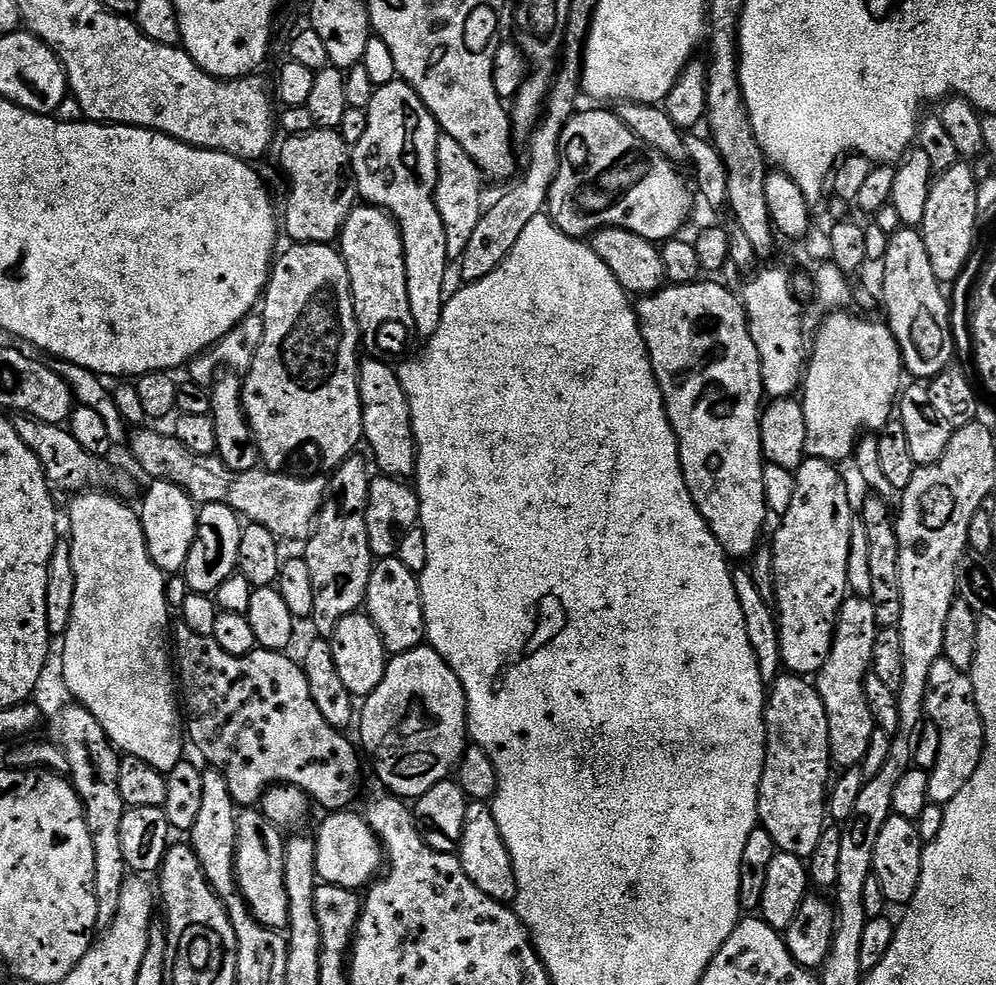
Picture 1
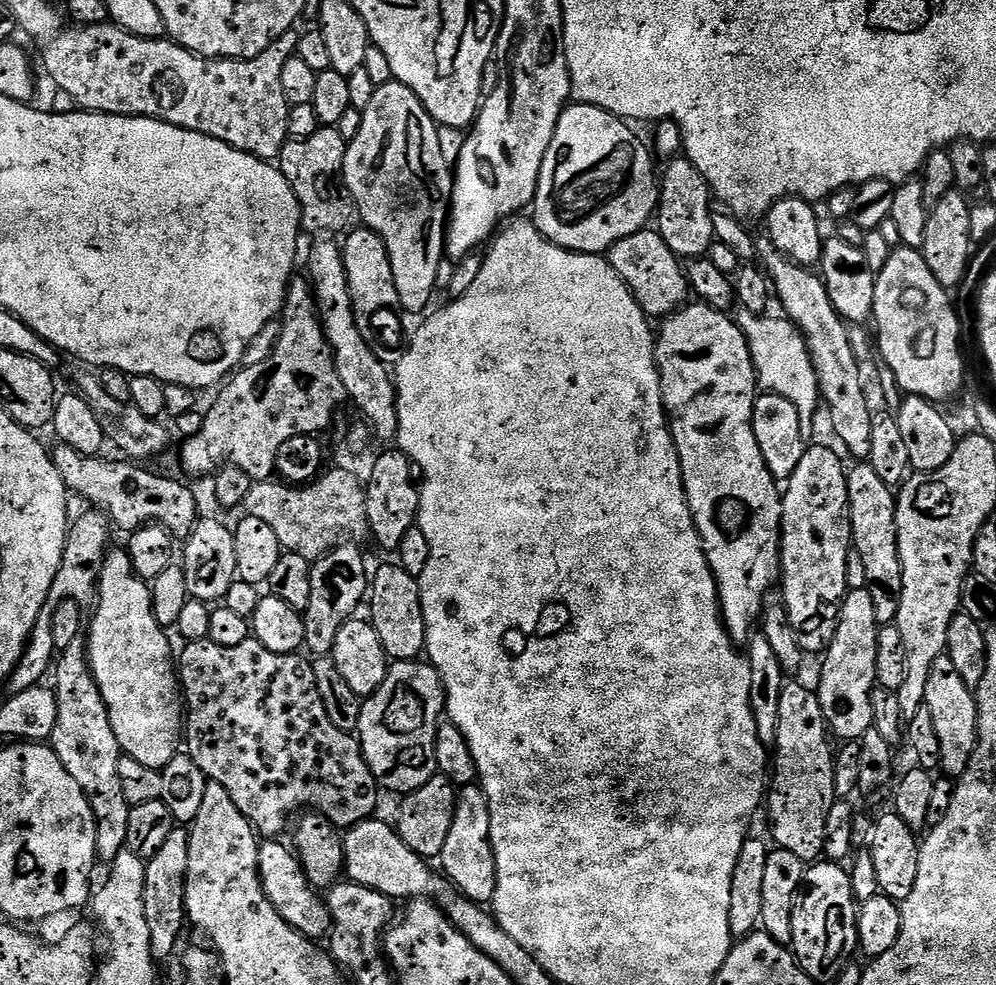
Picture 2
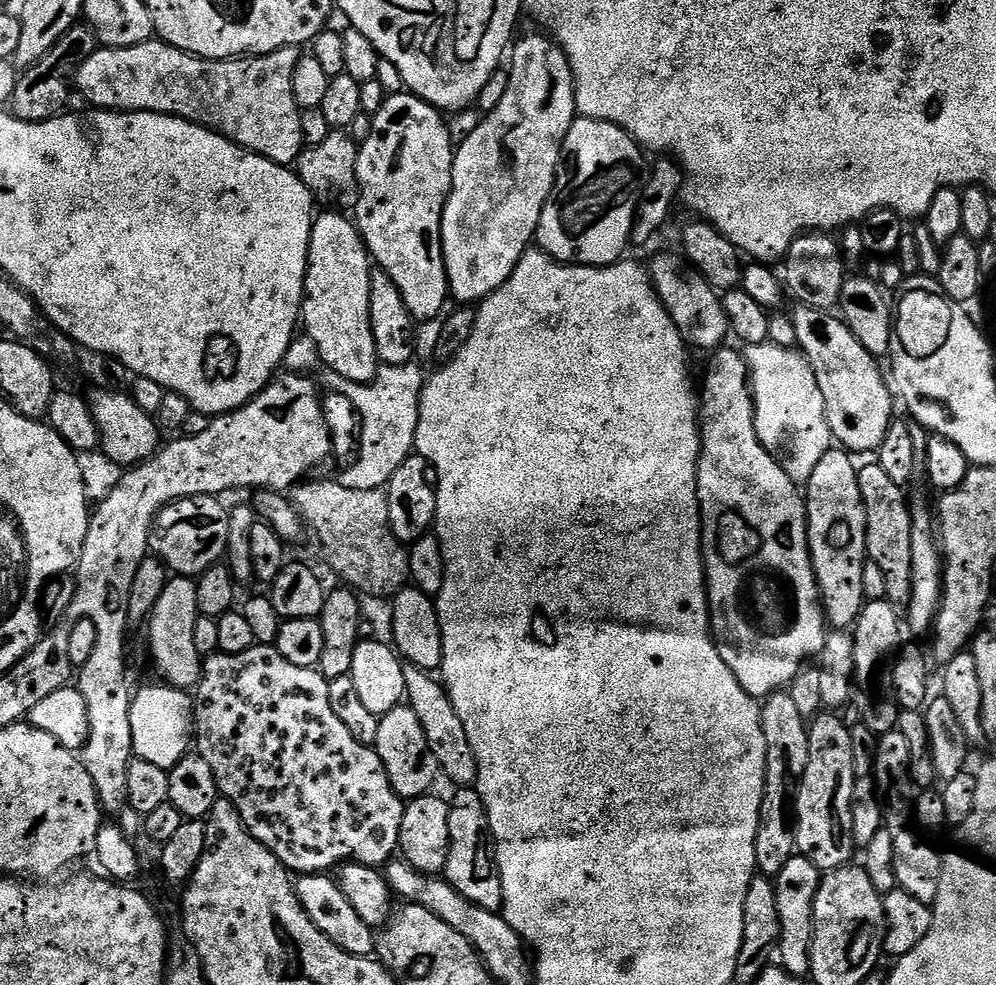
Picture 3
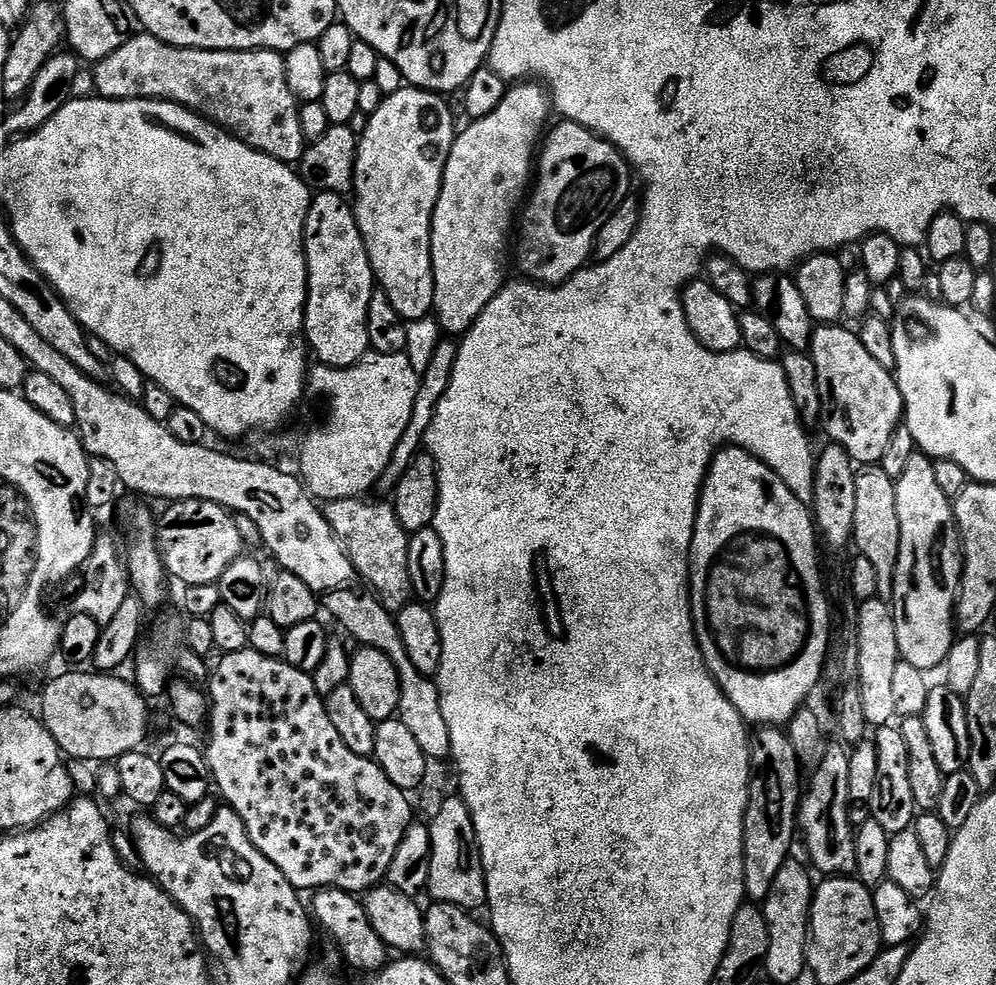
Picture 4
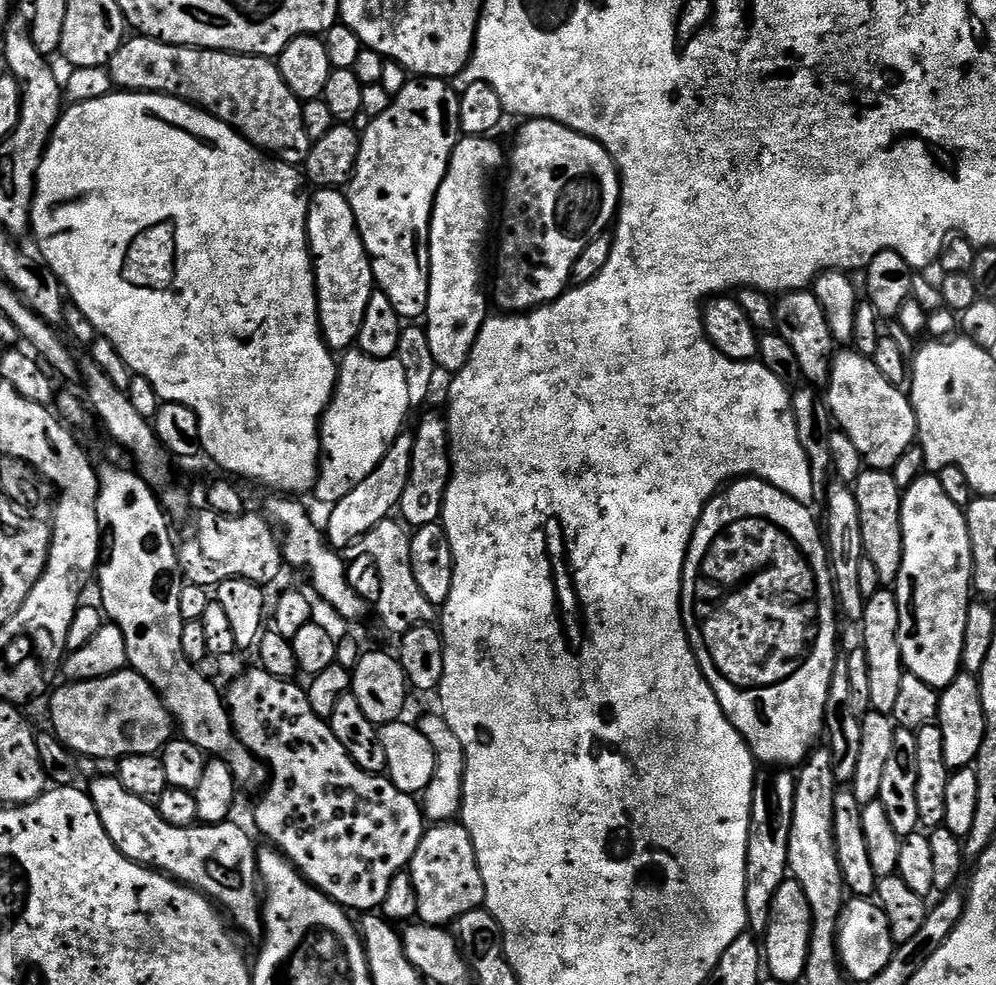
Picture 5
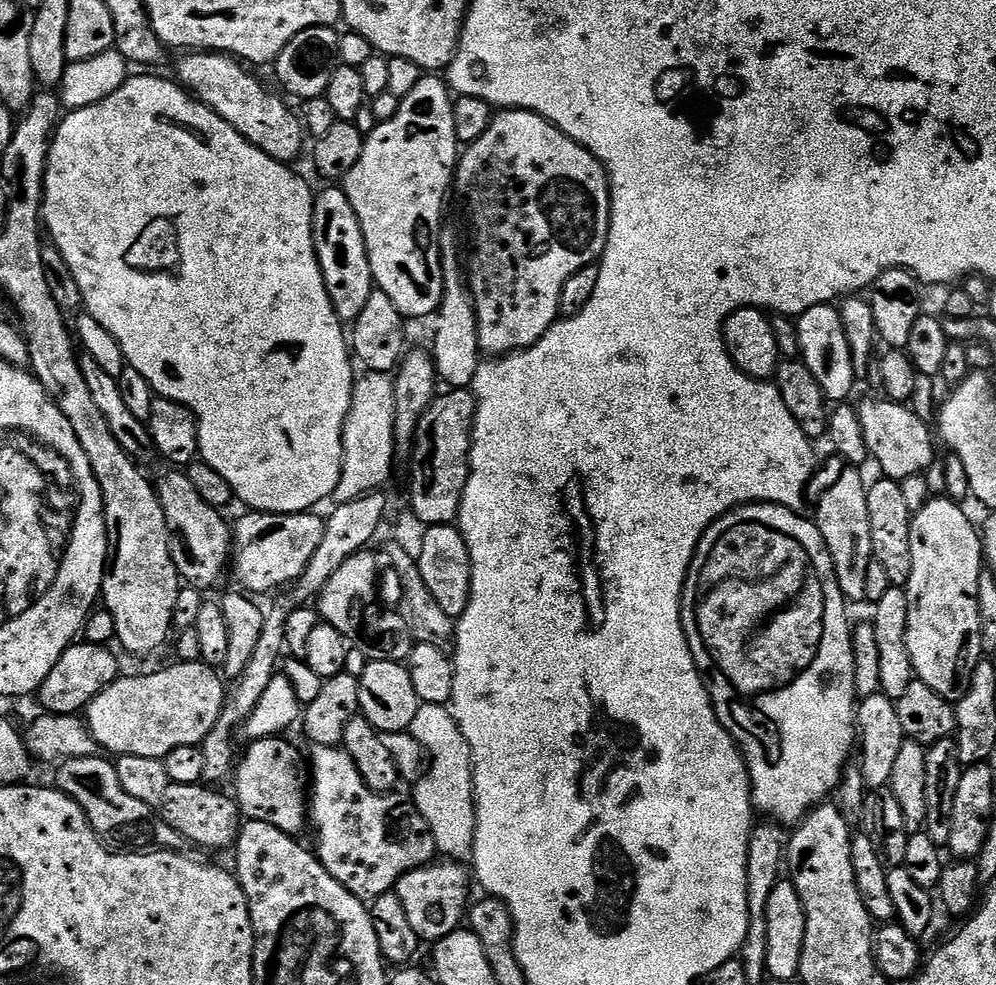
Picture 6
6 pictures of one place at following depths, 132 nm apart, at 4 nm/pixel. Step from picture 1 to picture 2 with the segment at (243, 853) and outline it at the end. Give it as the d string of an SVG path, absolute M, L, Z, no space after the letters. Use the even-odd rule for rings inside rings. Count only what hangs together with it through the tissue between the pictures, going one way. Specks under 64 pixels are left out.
M272 838L260 844L260 880L264 884L264 893L290 927L313 942L323 941L323 936L325 939L332 931L332 915L328 912L327 903L305 876L299 856L289 845L287 848L280 843L284 842Z

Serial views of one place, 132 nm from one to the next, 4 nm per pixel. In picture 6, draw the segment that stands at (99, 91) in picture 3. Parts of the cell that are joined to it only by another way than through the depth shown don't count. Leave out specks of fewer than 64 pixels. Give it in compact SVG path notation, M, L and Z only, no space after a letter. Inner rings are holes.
M196 50L181 56L184 57L176 68L175 79L195 99L213 108L223 120L230 122L230 126L234 126L242 138L258 146L258 150L270 154L270 158L285 162L292 162L303 150L306 133L300 124L299 115L279 91L271 92L254 73L247 72L252 70L245 67L237 57L207 50Z

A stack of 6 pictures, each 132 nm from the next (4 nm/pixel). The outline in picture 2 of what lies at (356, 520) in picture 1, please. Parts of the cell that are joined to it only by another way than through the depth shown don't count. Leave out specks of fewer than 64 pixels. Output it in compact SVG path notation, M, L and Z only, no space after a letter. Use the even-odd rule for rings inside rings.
M346 542L340 547L333 549L327 556L312 564L312 585L310 586L310 606L303 609L304 617L304 642L307 651L312 651L313 657L327 657L331 653L334 642L338 638L338 630L346 621L353 619L360 608L360 603L365 603L366 597L370 592L370 568L364 565L364 556L352 542Z

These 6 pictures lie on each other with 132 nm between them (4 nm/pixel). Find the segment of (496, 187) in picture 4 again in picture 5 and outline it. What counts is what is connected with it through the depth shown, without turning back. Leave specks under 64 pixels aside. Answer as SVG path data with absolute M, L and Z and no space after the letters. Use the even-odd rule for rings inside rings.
M464 136L456 143L446 178L436 195L430 230L430 302L426 313L426 331L430 350L437 369L455 374L462 371L478 334L489 318L490 296L484 293L484 243L488 240L488 223L492 220L492 208L488 205L488 179L506 164L506 152L486 136Z

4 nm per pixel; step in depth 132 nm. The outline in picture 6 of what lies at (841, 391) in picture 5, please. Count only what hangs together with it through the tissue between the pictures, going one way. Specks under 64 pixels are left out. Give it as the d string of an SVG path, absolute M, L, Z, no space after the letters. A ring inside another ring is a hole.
M886 398L866 400L857 407L869 455L887 479L897 482L925 473L935 463L934 446L927 426L907 405Z

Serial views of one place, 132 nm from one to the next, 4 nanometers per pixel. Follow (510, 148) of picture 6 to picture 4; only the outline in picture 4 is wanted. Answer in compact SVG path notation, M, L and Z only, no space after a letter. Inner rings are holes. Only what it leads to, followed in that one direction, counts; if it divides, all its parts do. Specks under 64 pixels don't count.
M564 120L551 132L552 129L547 133L538 156L538 171L527 201L528 209L526 204L518 224L520 241L516 244L516 260L520 263L521 270L528 275L525 277L541 286L555 286L571 280L593 259L596 239L602 226L606 226L614 210L618 210L618 206L629 199L631 192L628 191L632 188L632 180L634 181L633 169L624 155L603 136L597 136L592 129L584 128L572 120Z

